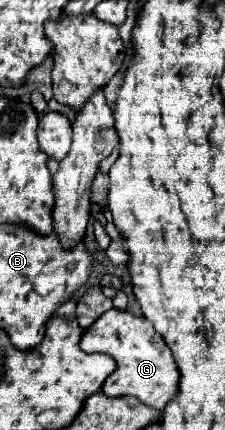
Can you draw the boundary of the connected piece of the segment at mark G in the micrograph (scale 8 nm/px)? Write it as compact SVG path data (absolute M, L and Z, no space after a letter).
M112 308L106 314L102 314L102 318L98 318L94 326L90 326L82 334L80 348L88 354L92 352L110 354L118 362L118 368L114 370L114 374L110 374L110 378L102 386L102 392L108 396L136 396L148 406L164 410L170 398L174 398L174 394L178 392L180 372L170 354L170 348L166 346L166 342L162 342L162 336L144 316Z

